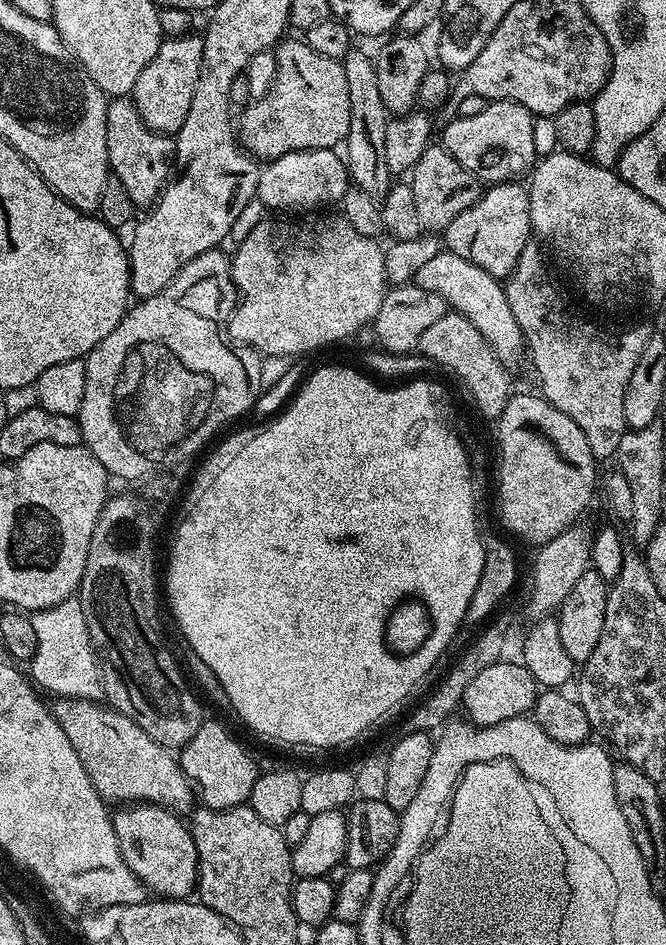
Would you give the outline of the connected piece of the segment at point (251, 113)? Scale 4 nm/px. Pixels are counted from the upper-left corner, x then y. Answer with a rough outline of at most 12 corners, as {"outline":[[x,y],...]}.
{"outline":[[276,45],[276,77],[238,116],[253,157],[335,149],[350,130],[341,61]]}

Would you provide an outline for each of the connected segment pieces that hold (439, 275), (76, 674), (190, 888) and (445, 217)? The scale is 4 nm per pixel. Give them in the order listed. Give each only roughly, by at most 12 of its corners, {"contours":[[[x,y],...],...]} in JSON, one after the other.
{"contours":[[[441,250],[416,274],[497,356],[524,348],[504,284]],[[79,599],[30,623],[31,679],[56,698],[101,695]],[[158,804],[112,816],[149,893],[188,898],[200,863],[189,825]],[[429,146],[410,183],[424,230],[477,204],[481,181]]]}

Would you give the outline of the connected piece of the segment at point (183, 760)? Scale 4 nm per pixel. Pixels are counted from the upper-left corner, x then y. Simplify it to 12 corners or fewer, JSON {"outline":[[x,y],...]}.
{"outline":[[205,719],[179,749],[180,769],[221,812],[248,804],[252,756]]}

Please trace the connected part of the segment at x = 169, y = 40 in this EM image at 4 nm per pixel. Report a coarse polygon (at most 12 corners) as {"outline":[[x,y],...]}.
{"outline":[[192,35],[161,39],[130,93],[144,124],[175,134],[204,53]]}

